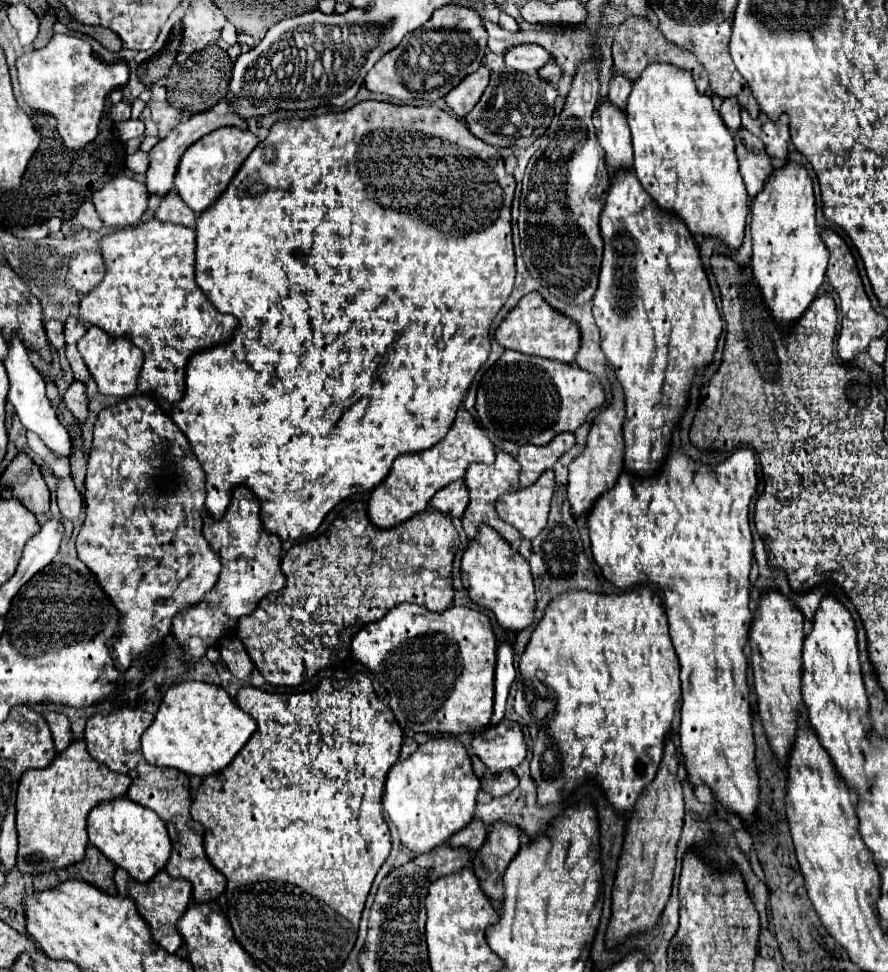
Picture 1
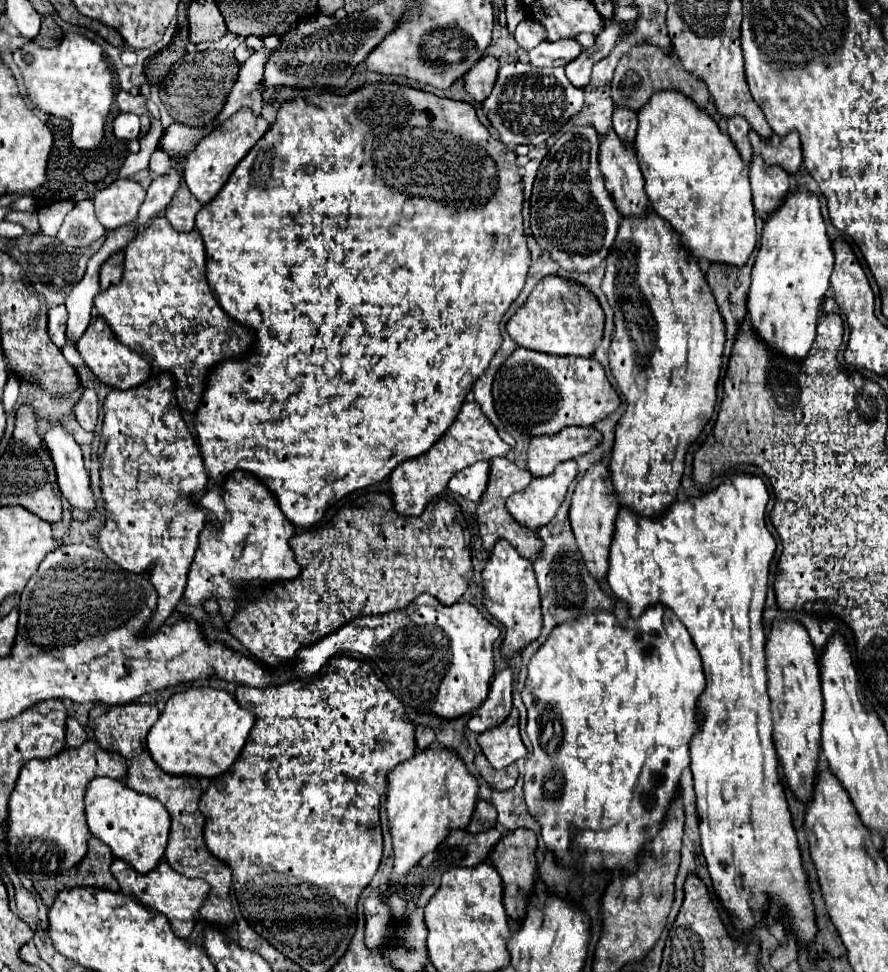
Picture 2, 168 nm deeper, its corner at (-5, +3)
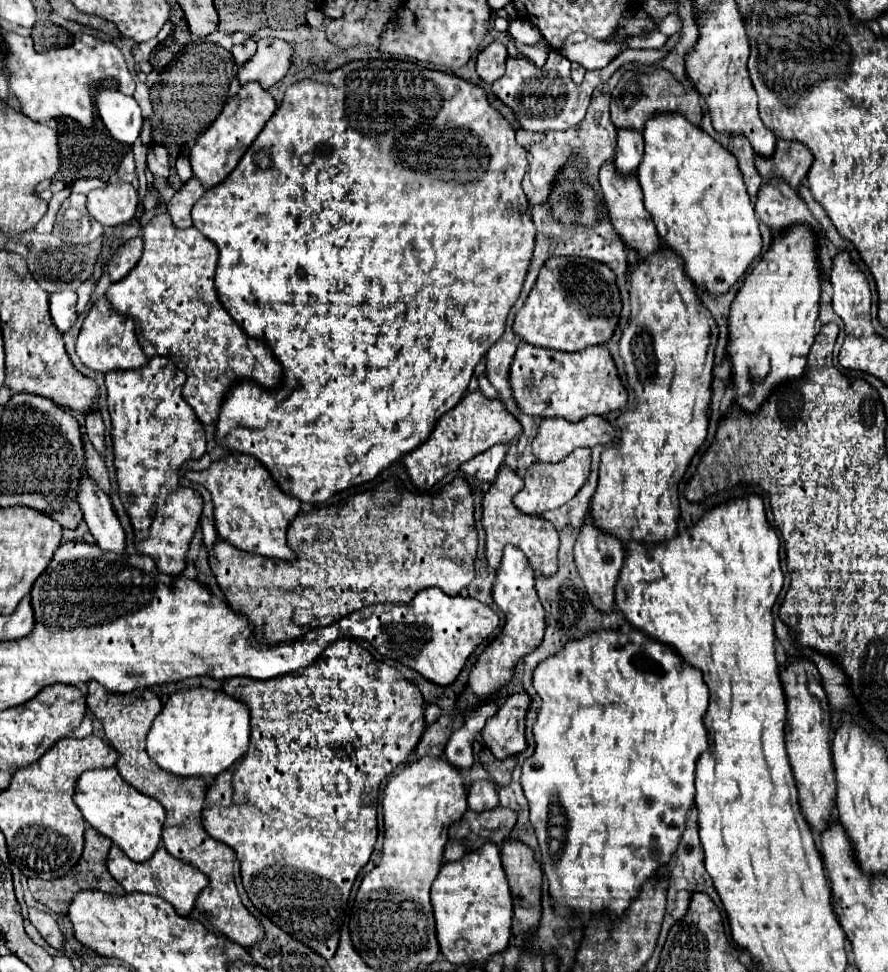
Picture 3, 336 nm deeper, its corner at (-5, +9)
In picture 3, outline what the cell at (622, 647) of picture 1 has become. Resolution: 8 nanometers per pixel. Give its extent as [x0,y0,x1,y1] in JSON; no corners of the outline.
[521,629,709,917]

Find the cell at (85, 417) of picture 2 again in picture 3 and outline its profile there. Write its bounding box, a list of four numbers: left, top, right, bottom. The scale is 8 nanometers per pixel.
[85,409,105,455]

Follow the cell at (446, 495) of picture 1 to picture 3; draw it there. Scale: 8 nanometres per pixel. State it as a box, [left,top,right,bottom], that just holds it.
[459,445,507,483]

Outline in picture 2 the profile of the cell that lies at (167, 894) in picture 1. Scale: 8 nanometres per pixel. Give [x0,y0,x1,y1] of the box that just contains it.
[111,859,209,939]

